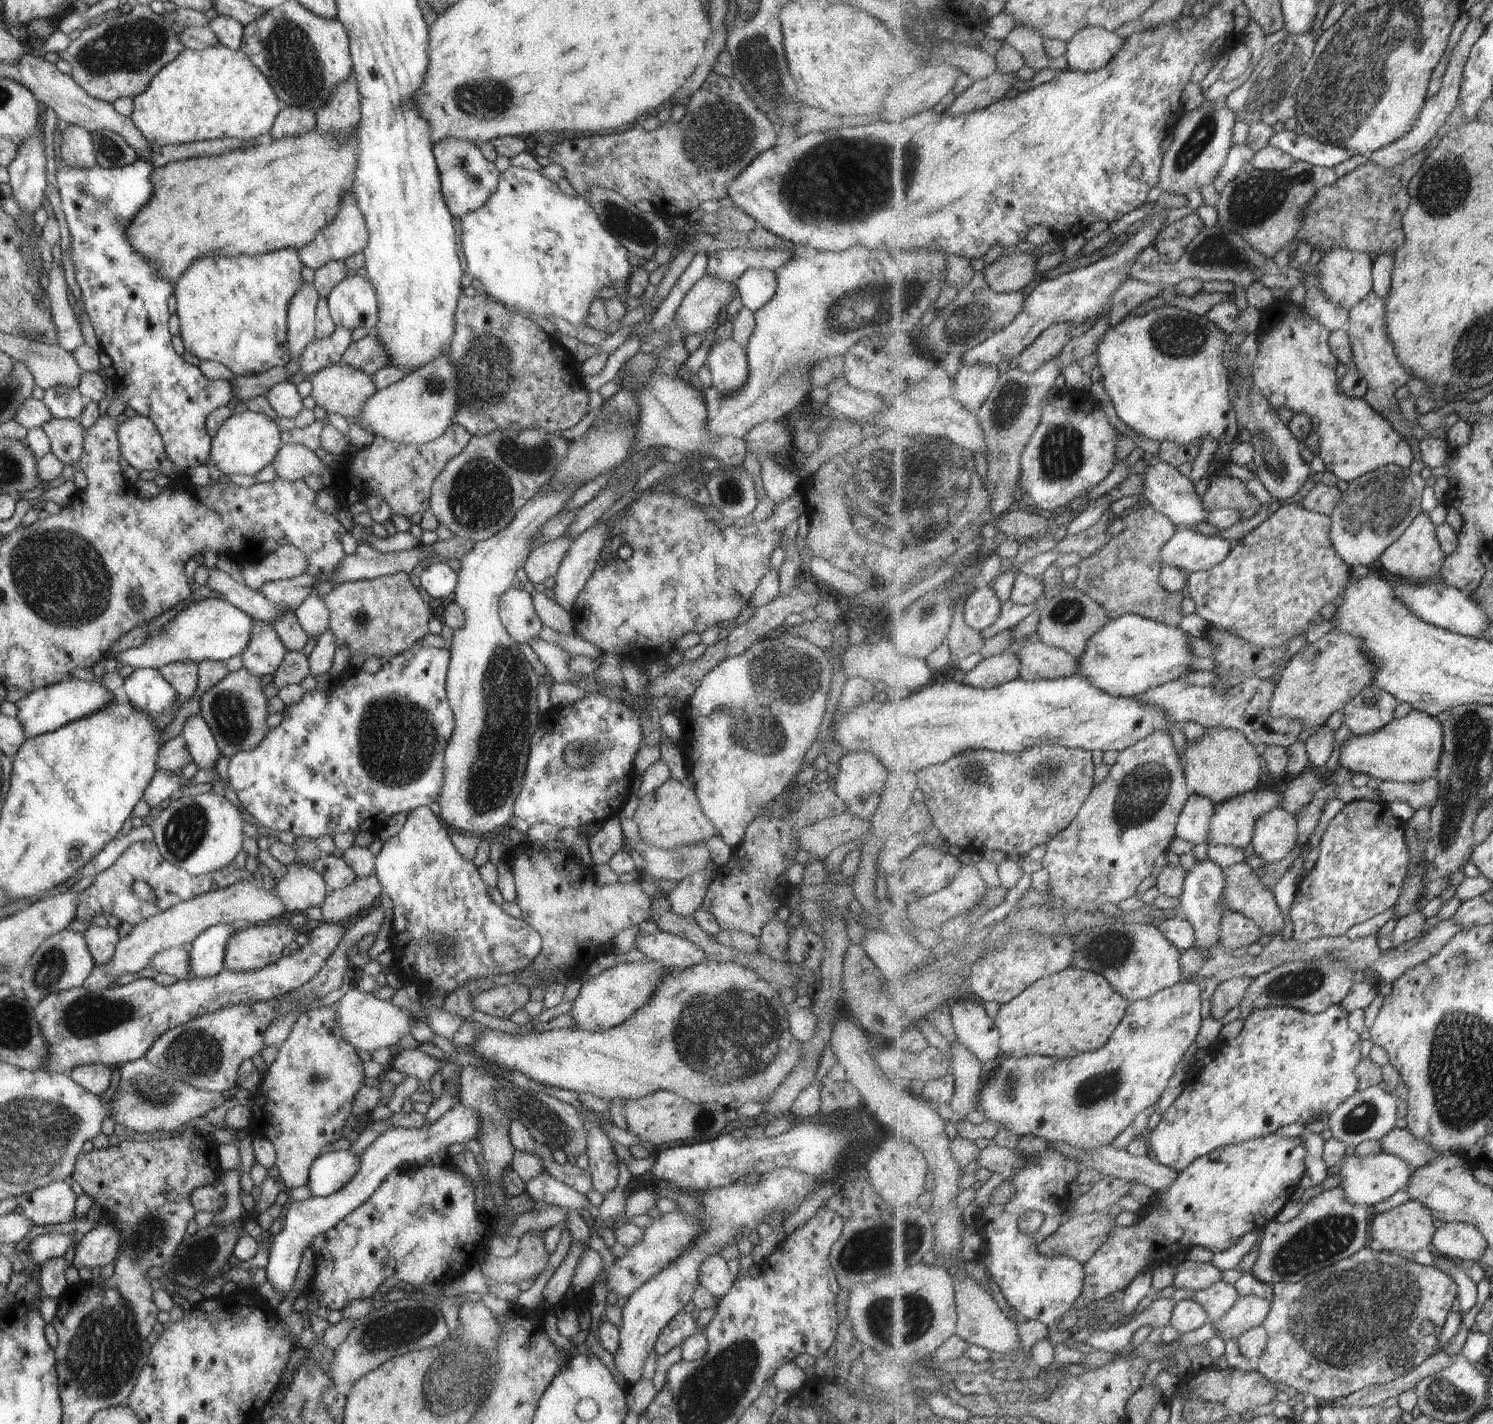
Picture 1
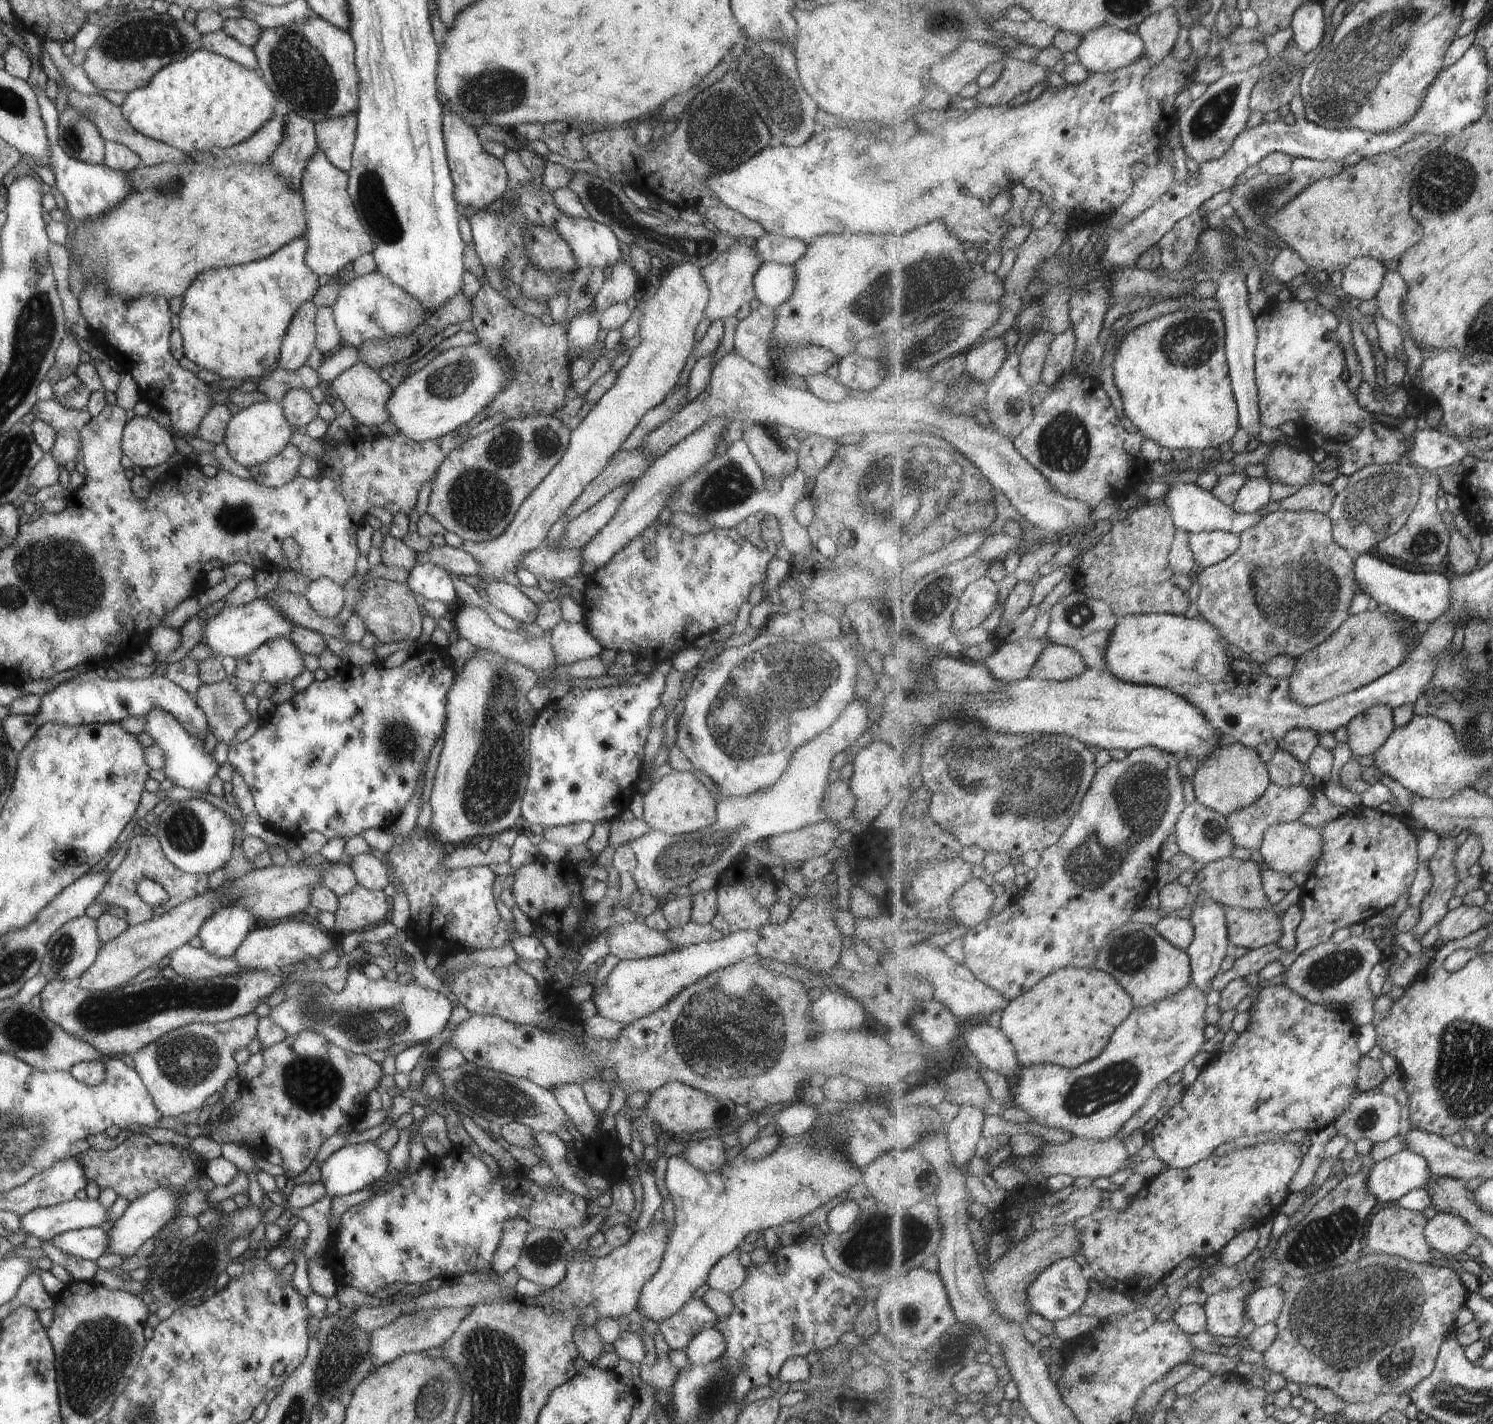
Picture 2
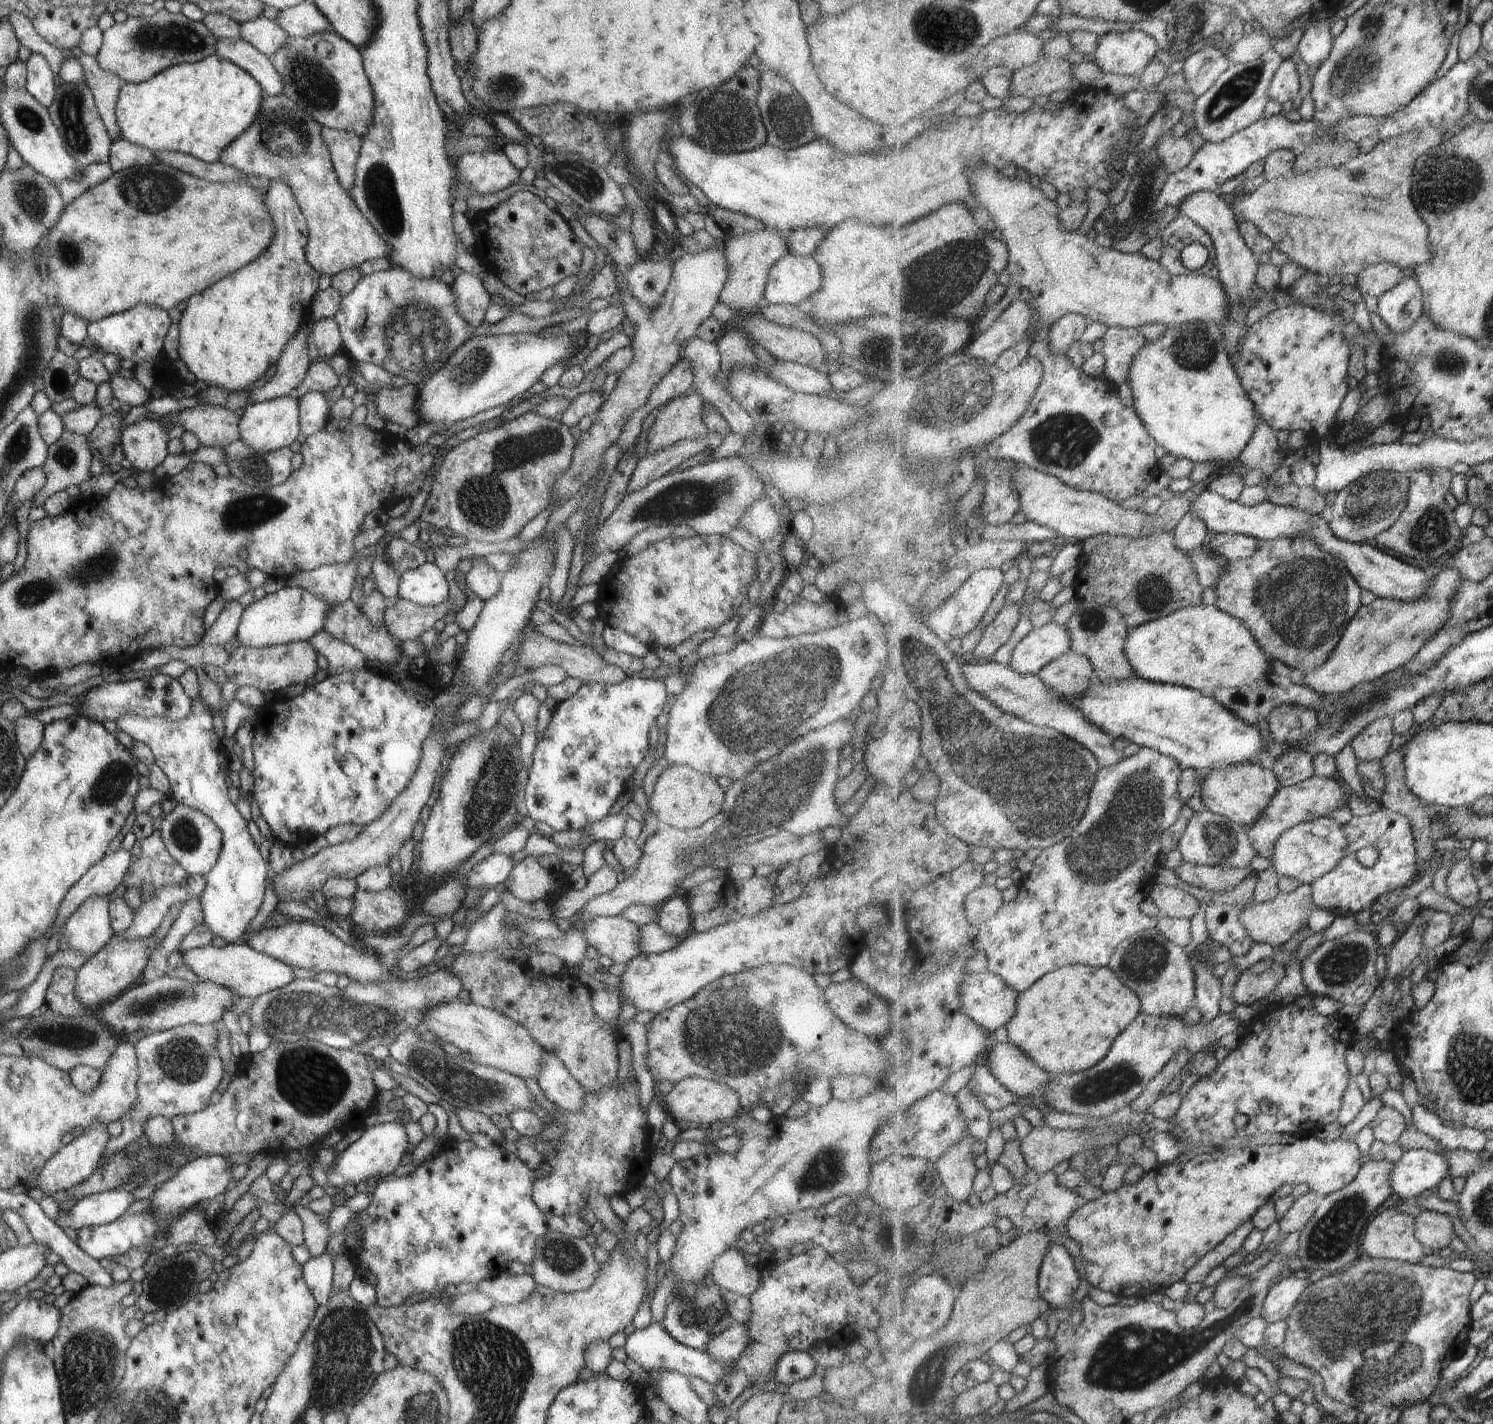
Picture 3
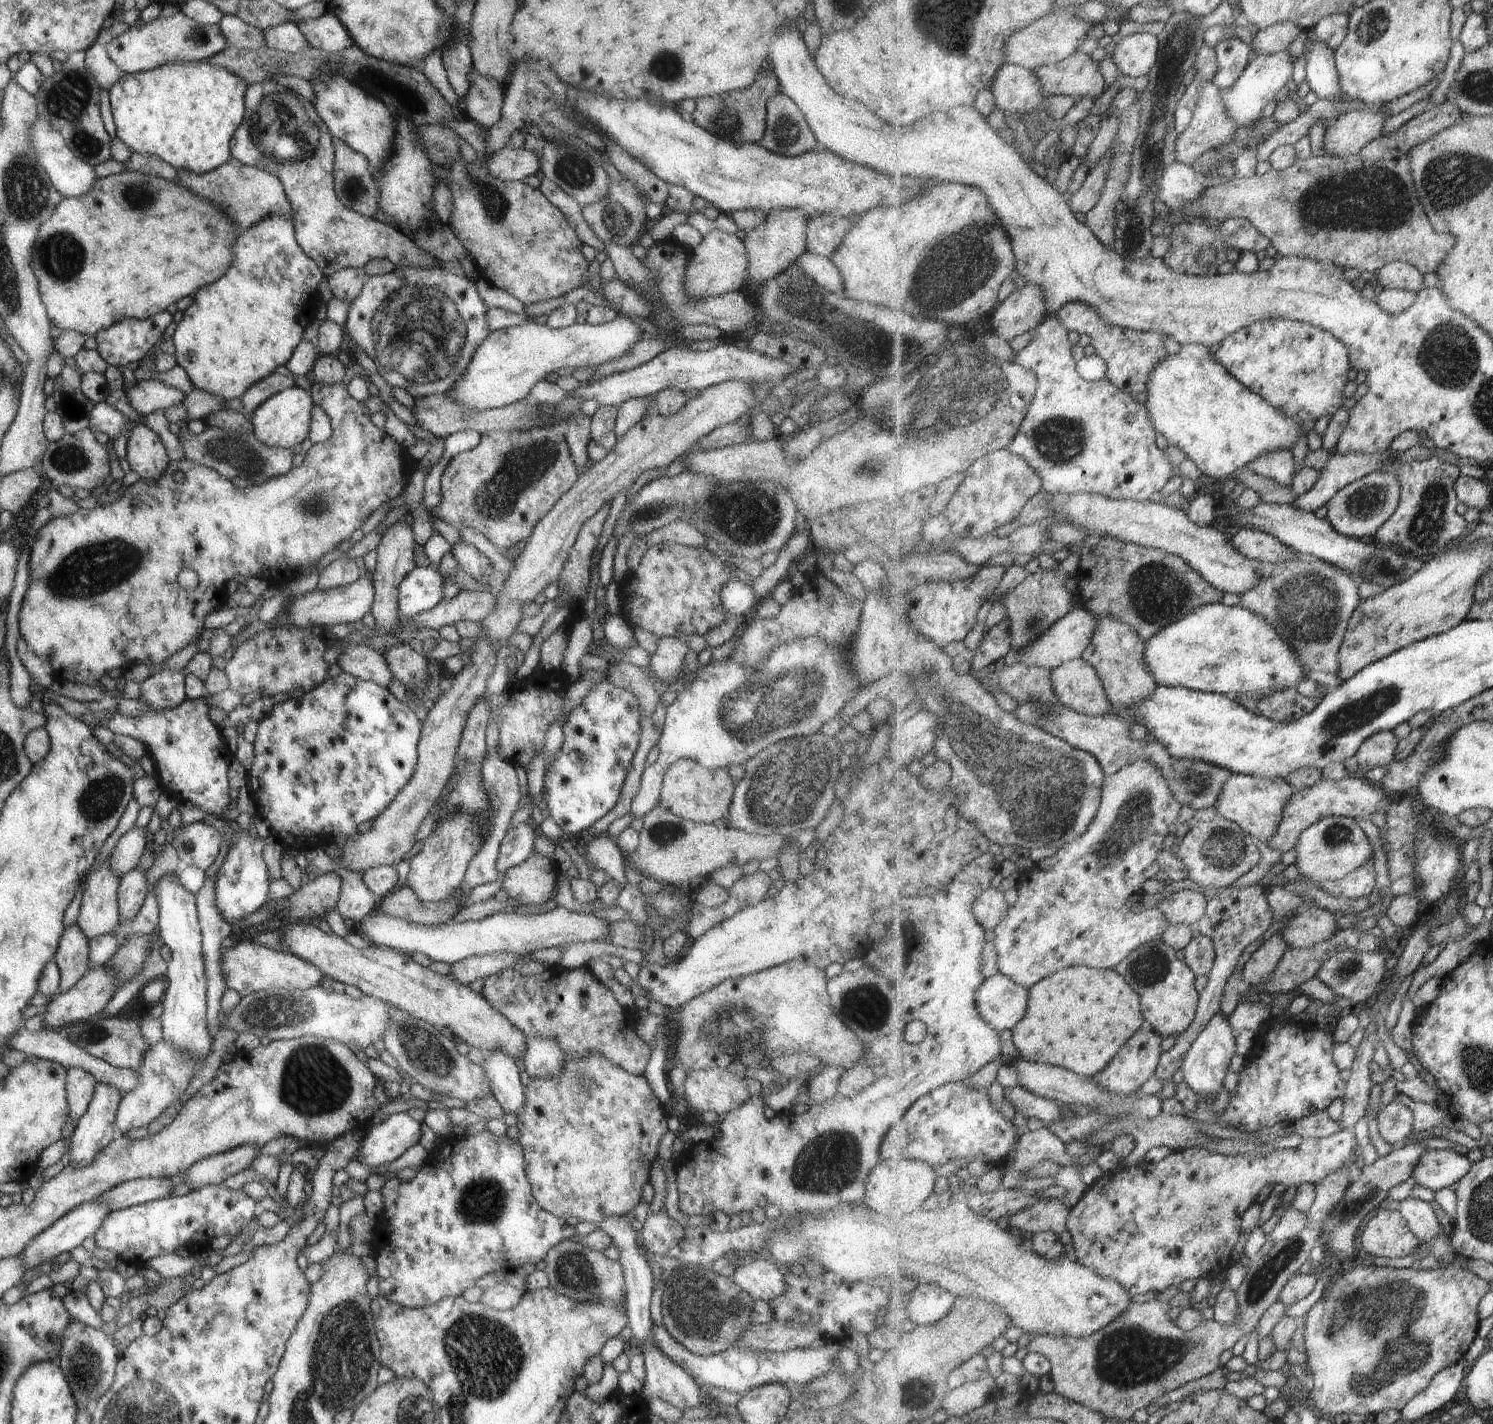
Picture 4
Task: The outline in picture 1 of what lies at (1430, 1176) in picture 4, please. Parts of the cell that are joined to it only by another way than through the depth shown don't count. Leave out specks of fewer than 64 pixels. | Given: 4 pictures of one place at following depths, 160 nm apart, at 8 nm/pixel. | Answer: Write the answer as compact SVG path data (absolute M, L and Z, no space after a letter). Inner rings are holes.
M1381 1151L1370 1157L1345 1156L1340 1173L1337 1175L1340 1176L1339 1187L1344 1190L1346 1199L1351 1204L1373 1207L1375 1204L1391 1198L1399 1191L1407 1190L1413 1174L1414 1168L1404 1158Z

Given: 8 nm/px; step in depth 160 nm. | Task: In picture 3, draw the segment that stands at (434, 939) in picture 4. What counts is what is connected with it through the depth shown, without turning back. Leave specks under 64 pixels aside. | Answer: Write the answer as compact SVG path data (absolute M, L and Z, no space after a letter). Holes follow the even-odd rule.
M595 916L587 920L581 928L581 934L599 955L611 959L613 963L626 964L640 950L638 926L618 916Z

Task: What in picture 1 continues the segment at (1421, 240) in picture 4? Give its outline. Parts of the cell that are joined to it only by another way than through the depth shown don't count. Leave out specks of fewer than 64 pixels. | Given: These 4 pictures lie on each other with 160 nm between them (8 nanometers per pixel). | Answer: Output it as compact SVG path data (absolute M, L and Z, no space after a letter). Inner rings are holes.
M1421 151L1392 169L1386 169L1367 161L1363 166L1359 166L1353 172L1338 179L1333 186L1323 187L1306 206L1304 227L1298 234L1298 240L1307 239L1313 249L1320 250L1321 257L1338 248L1369 252L1369 254L1376 252L1378 255L1387 251L1397 252L1398 248L1401 248L1406 242L1405 226L1403 226L1402 220L1404 212L1410 207L1410 182L1428 156Z

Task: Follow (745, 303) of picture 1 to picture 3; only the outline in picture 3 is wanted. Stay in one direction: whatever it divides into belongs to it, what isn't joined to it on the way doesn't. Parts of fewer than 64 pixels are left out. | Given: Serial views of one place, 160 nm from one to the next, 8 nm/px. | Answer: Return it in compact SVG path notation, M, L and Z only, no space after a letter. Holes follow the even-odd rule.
M789 254L767 272L763 296L769 305L799 305L821 286L821 268L810 256Z

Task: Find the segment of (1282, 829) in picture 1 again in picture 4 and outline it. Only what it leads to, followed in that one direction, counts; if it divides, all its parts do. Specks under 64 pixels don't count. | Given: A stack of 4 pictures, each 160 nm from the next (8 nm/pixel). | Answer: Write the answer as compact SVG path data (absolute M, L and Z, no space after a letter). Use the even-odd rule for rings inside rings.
M1344 816L1329 817L1306 828L1294 850L1296 851L1294 864L1297 870L1313 883L1342 879L1351 871L1358 870L1359 867L1364 867L1365 863L1373 861L1373 848L1369 844L1367 834L1353 818Z

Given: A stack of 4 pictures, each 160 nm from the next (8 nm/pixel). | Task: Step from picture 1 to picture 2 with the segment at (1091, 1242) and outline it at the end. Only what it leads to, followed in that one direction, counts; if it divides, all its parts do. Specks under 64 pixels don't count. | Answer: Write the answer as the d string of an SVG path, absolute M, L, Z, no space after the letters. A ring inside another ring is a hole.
M1074 1223L1035 1231L1023 1241L1017 1242L1009 1252L1006 1252L1002 1258L991 1265L992 1268L989 1266L985 1271L988 1289L997 1303L999 1312L1016 1323L1026 1324L1031 1312L1027 1292L1030 1286L1041 1276L1043 1271L1047 1270L1047 1267L1057 1261L1066 1258L1082 1259L1082 1255L1082 1240ZM1077 1252L1080 1255L1077 1255Z

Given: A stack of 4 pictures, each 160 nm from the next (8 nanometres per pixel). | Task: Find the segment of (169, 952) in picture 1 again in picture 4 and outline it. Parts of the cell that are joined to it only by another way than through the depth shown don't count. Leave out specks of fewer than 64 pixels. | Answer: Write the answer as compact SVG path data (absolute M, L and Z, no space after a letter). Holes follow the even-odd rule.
M251 940L249 942L238 942L234 947L223 949L220 967L226 988L232 988L241 997L267 988L280 988L288 991L291 989L303 990L307 987L319 985L321 976L324 976L324 973L307 961L287 952L258 945Z

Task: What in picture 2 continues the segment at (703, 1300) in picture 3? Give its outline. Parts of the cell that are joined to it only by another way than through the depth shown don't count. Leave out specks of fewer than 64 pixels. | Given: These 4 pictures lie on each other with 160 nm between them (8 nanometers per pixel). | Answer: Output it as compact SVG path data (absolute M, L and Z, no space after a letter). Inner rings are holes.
M689 1299L679 1311L658 1322L658 1331L671 1351L682 1351L685 1345L703 1329L716 1323L716 1312L701 1299Z

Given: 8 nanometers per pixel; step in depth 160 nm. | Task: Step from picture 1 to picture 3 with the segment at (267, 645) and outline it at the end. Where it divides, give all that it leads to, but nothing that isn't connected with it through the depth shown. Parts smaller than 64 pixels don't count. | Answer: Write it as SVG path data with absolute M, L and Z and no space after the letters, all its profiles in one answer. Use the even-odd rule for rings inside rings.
M296 641L281 645L268 645L258 648L252 648L251 646L245 646L245 644L243 644L235 648L235 650L227 656L227 662L220 668L223 670L227 681L235 684L237 687L247 686L262 692L269 691L275 693L275 691L281 690L286 686L298 683L305 684L306 680L311 678L318 668L316 664L317 656L315 648L306 641Z

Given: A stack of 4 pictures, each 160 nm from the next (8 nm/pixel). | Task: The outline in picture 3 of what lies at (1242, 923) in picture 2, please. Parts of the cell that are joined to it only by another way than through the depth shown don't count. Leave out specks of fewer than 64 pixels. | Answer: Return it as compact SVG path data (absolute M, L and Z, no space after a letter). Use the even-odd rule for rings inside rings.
M1300 884L1295 892L1289 894L1280 893L1275 900L1257 904L1252 900L1245 903L1245 910L1241 912L1241 921L1251 938L1256 943L1269 944L1273 948L1281 948L1287 942L1291 942L1295 936L1308 932L1309 914L1315 908L1320 907L1312 900L1312 886Z

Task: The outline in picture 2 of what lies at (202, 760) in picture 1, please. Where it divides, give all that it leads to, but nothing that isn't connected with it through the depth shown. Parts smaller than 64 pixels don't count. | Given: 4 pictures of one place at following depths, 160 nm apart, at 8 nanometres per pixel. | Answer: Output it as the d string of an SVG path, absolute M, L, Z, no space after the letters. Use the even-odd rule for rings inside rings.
M78 673L41 695L37 711L33 716L38 728L48 722L66 725L103 724L120 722L131 716L143 717L155 707L170 712L191 736L203 739L207 734L208 722L205 713L194 701L194 697L181 690L179 685L168 678L154 674L145 679L119 678L112 681L106 677L91 677L87 673Z

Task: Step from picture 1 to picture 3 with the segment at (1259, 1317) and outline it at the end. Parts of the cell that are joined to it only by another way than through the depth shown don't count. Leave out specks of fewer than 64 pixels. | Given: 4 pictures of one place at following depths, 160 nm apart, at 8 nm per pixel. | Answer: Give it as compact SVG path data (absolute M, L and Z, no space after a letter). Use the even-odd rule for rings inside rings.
M1287 1274L1277 1281L1267 1296L1262 1318L1267 1322L1286 1321L1297 1306L1301 1294L1311 1286L1304 1274Z

